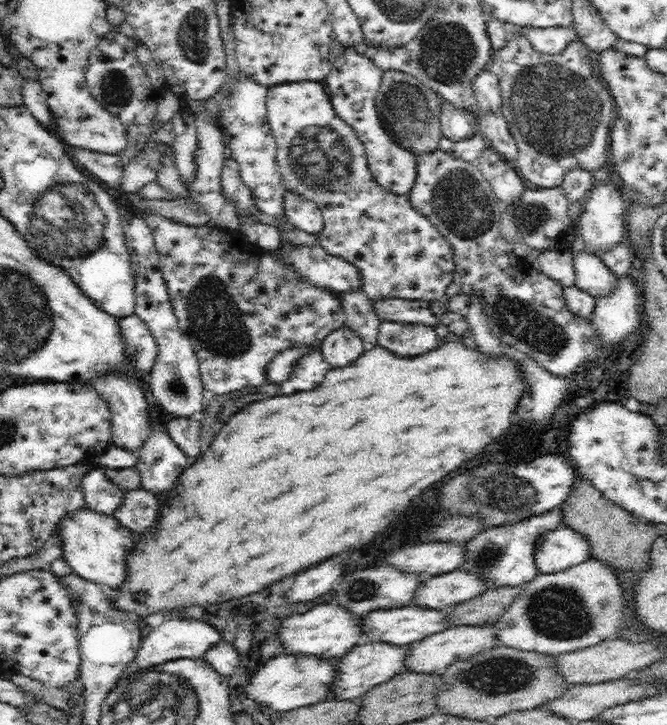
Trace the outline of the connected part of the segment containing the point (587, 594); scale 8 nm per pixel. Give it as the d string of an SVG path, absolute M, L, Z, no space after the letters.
M589 558L580 564L552 574L538 573L530 582L520 586L521 589L513 603L499 616L493 624L493 631L500 646L518 650L536 651L552 656L574 652L584 647L593 647L604 639L615 638L612 634L620 632L622 614L622 590L614 568L595 558Z

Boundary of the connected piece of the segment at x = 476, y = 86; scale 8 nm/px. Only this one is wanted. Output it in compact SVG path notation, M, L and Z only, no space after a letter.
M487 68L473 78L472 88L477 105L475 111L496 112L501 110L501 88L498 77Z

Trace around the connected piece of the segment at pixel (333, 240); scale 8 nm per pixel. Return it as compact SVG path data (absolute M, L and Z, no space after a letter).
M322 83L273 85L268 88L266 106L267 119L277 142L276 162L287 190L316 202L322 211L324 226L317 234L319 245L332 256L340 256L358 268L361 288L371 301L402 298L445 302L446 288L458 279L451 244L421 212L412 208L409 195L387 191L374 181L363 142L351 126L334 114Z

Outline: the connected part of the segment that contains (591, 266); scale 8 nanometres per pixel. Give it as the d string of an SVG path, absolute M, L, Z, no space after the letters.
M586 250L574 253L574 270L575 285L597 299L612 294L616 288L617 276L598 255L594 256Z

